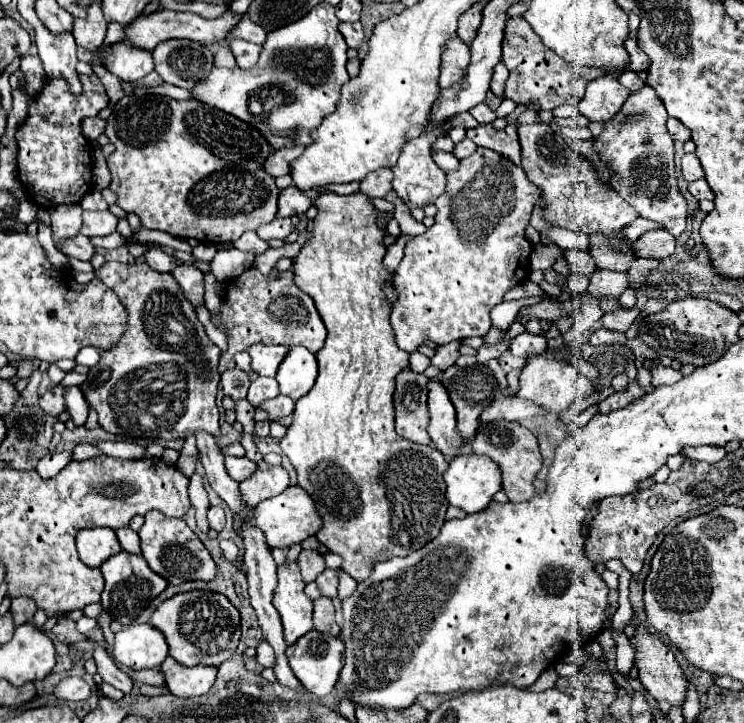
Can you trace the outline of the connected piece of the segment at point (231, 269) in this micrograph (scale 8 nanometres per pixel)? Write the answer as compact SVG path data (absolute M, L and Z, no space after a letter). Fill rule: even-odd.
M237 248L231 250L219 250L215 258L211 260L211 270L217 276L219 282L227 282L229 278L235 278L237 274L243 274L249 266L253 266L255 256L241 252Z

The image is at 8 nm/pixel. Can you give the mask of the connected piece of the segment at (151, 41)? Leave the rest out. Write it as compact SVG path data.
M231 8L225 10L225 14L221 14L219 18L203 18L199 14L193 12L175 12L175 10L157 10L149 16L139 16L129 28L127 28L127 42L145 50L153 50L159 42L171 40L171 38L187 38L187 40L195 40L201 44L213 44L219 40L225 40L227 34L241 22L245 14L235 14Z

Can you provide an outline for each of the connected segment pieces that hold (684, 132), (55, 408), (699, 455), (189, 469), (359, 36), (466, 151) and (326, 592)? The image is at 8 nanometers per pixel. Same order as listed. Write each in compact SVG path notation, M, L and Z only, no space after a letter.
M669 118L669 120L667 120L667 130L669 130L669 134L673 136L673 140L687 142L687 140L691 138L689 130L687 130L681 122L677 122L677 118Z
M57 384L53 386L51 390L47 390L43 396L41 396L41 408L47 412L47 414L53 414L53 416L59 416L63 414L67 408L65 408L65 386Z
M700 446L700 447L685 447L681 450L680 454L684 454L687 458L693 460L705 460L709 464L719 462L727 452L725 448L713 448L713 446Z
M195 454L195 456L187 456L187 460L179 460L179 462L177 462L177 468L179 468L185 476L191 476L191 474L195 472L197 462L199 462L199 454Z
M341 22L339 32L343 34L349 48L359 48L363 44L363 26L361 26L361 22L353 22L353 24Z
M465 138L465 142L459 142L459 144L455 144L455 148L453 148L453 156L461 160L461 158L467 158L467 156L471 156L475 150L477 150L475 142L471 142L469 138Z
M335 568L335 570L325 570L319 578L317 578L317 584L319 584L319 590L323 596L329 596L329 598L335 598L337 596L337 588L339 588L339 572L341 568Z

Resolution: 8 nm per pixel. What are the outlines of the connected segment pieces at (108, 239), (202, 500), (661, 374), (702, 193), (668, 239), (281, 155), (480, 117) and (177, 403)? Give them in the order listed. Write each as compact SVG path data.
M113 232L111 236L95 237L91 242L93 242L97 248L119 248L120 246L126 245L126 243L123 242L123 238L121 238L117 232Z
M194 473L190 478L189 484L189 498L191 504L193 504L196 509L196 520L197 526L201 529L202 532L209 531L209 524L207 520L207 512L210 508L207 492L203 486L202 477Z
M651 360L651 386L661 386L661 384L675 384L677 380L683 378L679 370L673 370L671 366L663 366L659 360Z
M705 178L695 180L695 182L689 184L687 188L689 188L689 192L691 192L697 200L713 200L713 192L711 192L711 188L707 186L707 180L705 180Z
M649 230L633 244L633 252L639 258L663 260L675 252L676 241L667 230Z
M293 146L293 148L281 148L281 150L273 150L269 154L269 158L265 160L265 172L271 176L283 176L289 174L289 162L299 158L303 154L305 146Z
M477 104L477 106L473 106L473 110L469 110L469 114L477 120L477 122L481 122L481 124L489 124L489 122L493 122L497 116L495 116L495 112L487 106L487 104Z
M107 262L101 270L95 270L95 276L101 278L109 288L113 288L119 298L125 302L125 308L129 310L129 326L125 330L125 338L121 338L121 342L117 342L117 346L113 350L103 350L101 352L101 360L97 366L91 368L91 372L87 374L87 380L83 382L81 390L87 398L87 402L97 410L99 414L99 424L115 434L115 436L127 436L127 438L151 438L151 440L157 440L157 442L167 442L167 440L177 440L177 438L187 438L189 434L195 434L197 430L205 430L209 434L213 434L215 438L221 436L221 430L219 430L219 410L215 406L215 394L217 394L217 384L221 380L219 372L217 372L217 364L219 364L219 356L221 356L221 350L209 340L203 324L197 320L195 316L195 310L191 306L191 302L185 298L181 286L177 284L177 280L171 276L171 274L161 274L161 272L155 272L149 268L149 264L119 264L119 262Z

